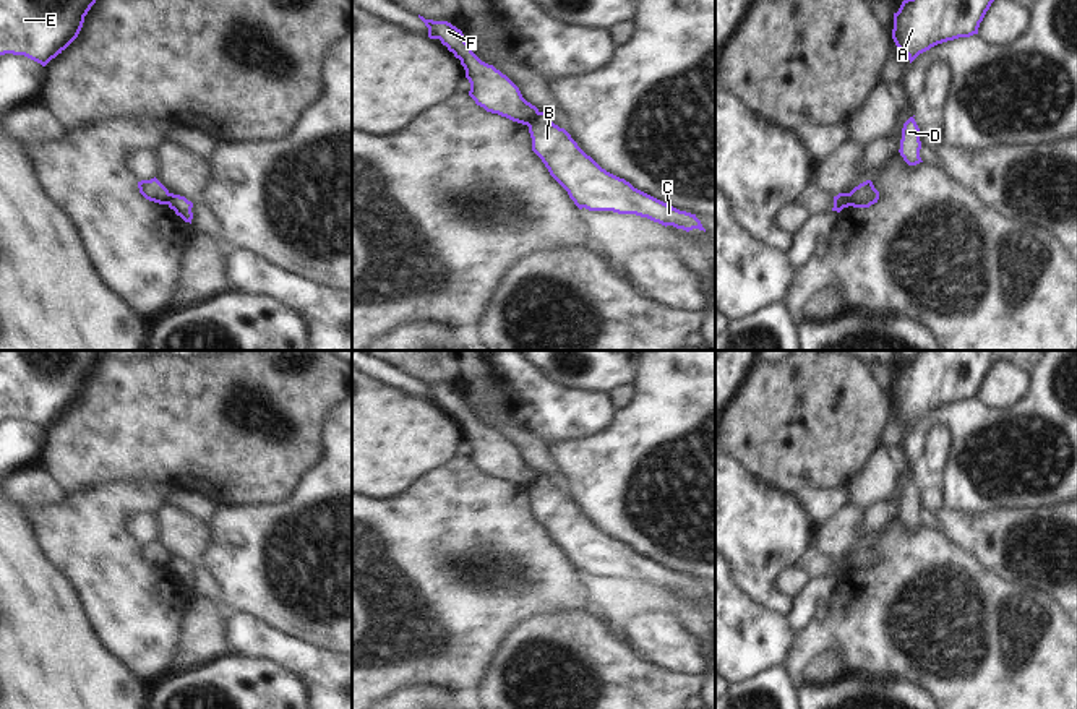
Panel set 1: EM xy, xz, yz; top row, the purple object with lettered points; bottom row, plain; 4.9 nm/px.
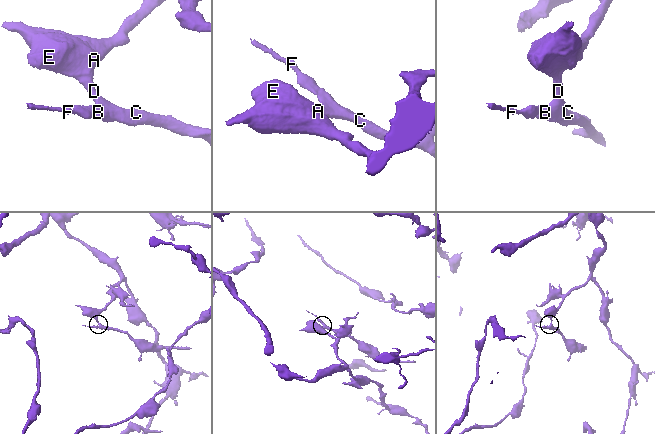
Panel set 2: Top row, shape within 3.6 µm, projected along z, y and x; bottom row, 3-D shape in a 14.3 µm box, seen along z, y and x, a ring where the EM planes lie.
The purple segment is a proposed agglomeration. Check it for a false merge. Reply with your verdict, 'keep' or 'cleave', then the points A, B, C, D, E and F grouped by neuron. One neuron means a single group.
cleave; groups A B C D E / F

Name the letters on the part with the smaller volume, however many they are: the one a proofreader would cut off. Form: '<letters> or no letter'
F.

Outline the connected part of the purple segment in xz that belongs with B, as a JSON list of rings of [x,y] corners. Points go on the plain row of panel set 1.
[[[537,475],[527,490],[532,514],[579,573],[636,578],[665,591],[706,595],[696,578],[680,574],[602,532],[548,477]]]

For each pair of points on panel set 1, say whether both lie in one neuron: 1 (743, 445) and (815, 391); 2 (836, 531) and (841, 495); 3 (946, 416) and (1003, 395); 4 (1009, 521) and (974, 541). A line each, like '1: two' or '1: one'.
1: one
2: two
3: two
4: one

